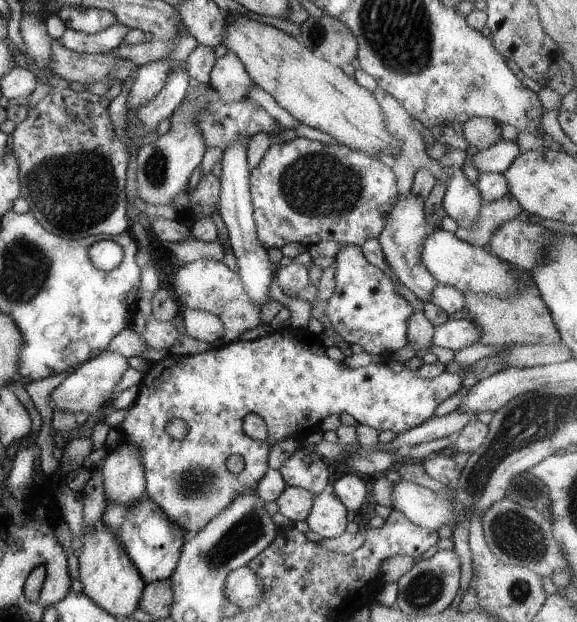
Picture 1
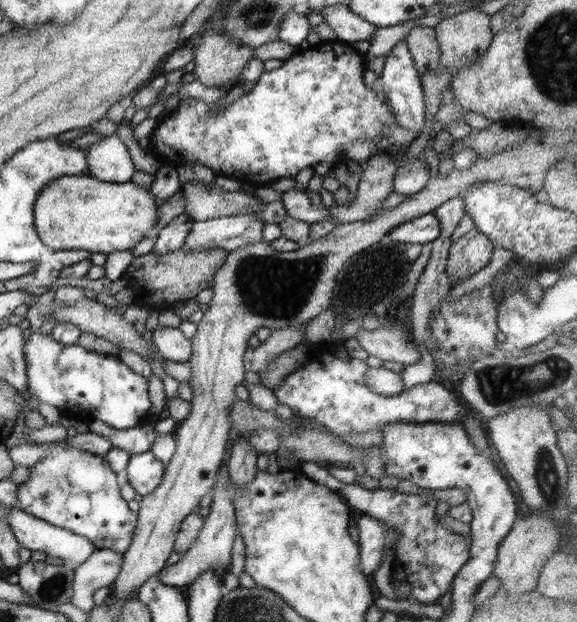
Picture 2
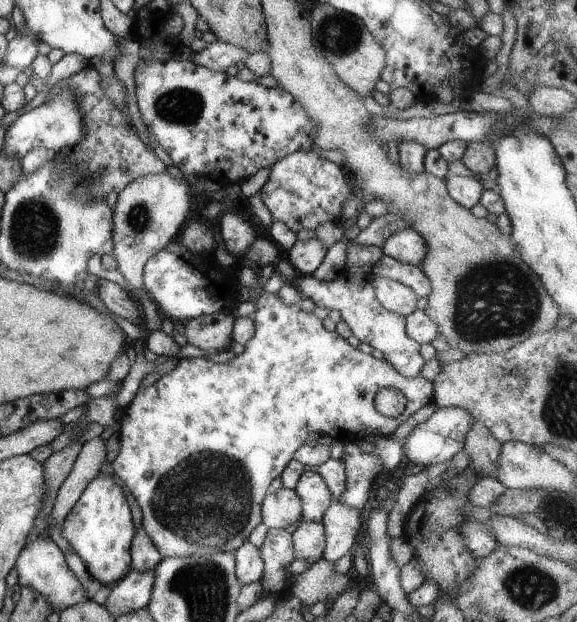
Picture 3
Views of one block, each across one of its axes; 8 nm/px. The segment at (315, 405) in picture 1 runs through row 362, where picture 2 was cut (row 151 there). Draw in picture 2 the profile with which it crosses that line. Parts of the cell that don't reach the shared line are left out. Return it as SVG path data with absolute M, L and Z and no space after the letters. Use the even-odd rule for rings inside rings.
M338 39L324 41L305 51L301 50L283 62L276 70L265 71L258 81L231 105L218 107L213 111L212 103L204 103L198 98L186 95L168 117L157 121L150 134L152 155L164 165L188 166L203 164L217 175L233 177L242 184L271 184L279 178L295 177L304 168L314 168L318 164L334 162L337 168L346 162L346 144L358 138L371 140L372 155L388 153L377 148L379 136L386 125L395 124L394 113L386 100L380 100L372 88L364 83L367 69L363 55L351 44Z

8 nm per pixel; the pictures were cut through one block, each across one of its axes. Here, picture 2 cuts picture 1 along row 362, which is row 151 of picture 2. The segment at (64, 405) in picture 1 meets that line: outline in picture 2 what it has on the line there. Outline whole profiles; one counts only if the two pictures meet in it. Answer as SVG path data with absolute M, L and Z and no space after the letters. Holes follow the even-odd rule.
M116 134L88 146L85 155L89 174L104 182L131 181L136 170L128 148Z

